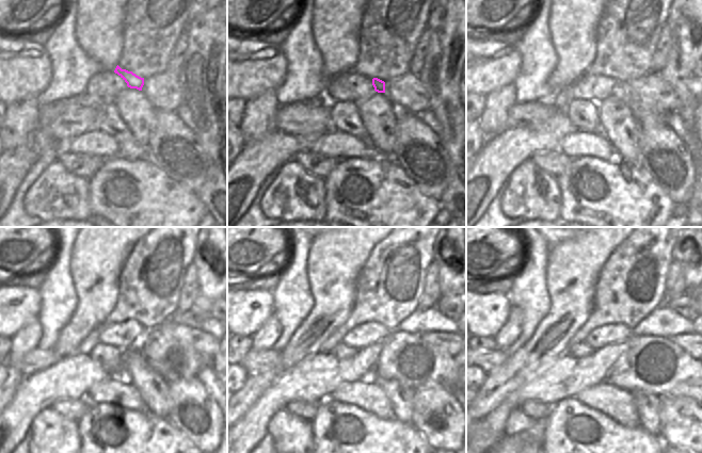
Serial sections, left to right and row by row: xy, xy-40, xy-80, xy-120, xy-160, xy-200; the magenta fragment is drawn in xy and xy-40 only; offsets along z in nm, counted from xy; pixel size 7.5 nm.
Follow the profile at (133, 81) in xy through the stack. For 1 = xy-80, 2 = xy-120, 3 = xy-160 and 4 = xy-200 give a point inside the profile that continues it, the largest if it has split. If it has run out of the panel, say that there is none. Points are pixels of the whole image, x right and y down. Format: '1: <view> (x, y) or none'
1: xy-80 (648, 116)
2: xy-120 (173, 359)
3: xy-160 (408, 358)
4: xy-200 (654, 365)

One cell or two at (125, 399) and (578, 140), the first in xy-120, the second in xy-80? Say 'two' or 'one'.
one

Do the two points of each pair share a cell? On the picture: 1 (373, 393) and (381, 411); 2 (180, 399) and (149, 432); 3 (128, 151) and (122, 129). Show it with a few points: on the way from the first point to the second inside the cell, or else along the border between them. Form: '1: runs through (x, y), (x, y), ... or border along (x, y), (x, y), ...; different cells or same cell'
1: runs through (373, 398), (381, 407); same cell
2: border along (166, 419), (186, 435); different cells
3: runs through (128, 146), (123, 134); same cell

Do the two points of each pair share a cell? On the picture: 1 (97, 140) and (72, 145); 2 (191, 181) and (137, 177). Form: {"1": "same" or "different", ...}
{"1": "same", "2": "different"}

